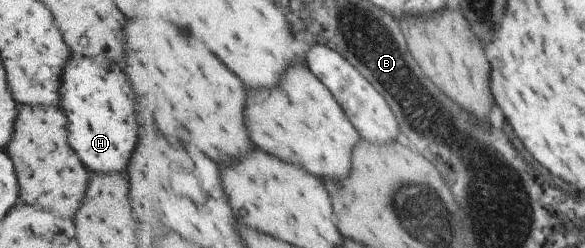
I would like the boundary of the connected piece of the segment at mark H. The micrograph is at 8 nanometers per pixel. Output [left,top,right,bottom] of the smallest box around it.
[58,57,138,173]

